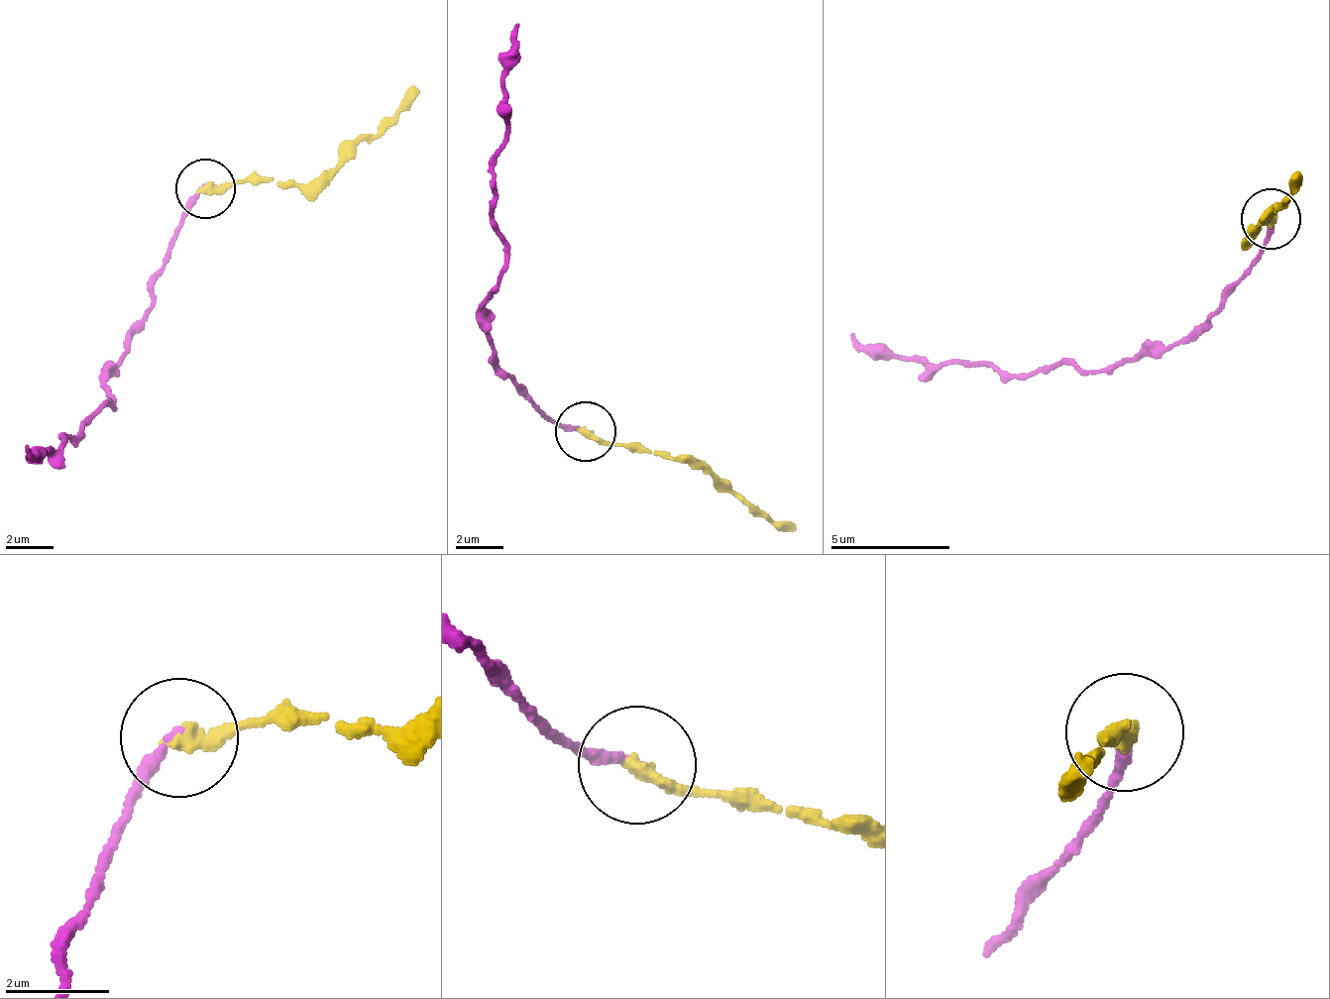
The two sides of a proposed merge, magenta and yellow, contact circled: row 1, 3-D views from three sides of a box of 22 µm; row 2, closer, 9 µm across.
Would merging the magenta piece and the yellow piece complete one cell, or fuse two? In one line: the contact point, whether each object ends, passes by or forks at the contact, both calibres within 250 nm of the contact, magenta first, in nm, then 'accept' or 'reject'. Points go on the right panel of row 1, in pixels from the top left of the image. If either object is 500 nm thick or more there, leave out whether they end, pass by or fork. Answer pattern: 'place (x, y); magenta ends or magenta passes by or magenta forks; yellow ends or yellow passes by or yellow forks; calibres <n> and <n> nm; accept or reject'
place (1271, 218); magenta ends; yellow ends; calibres 180 and 320 nm; reject

